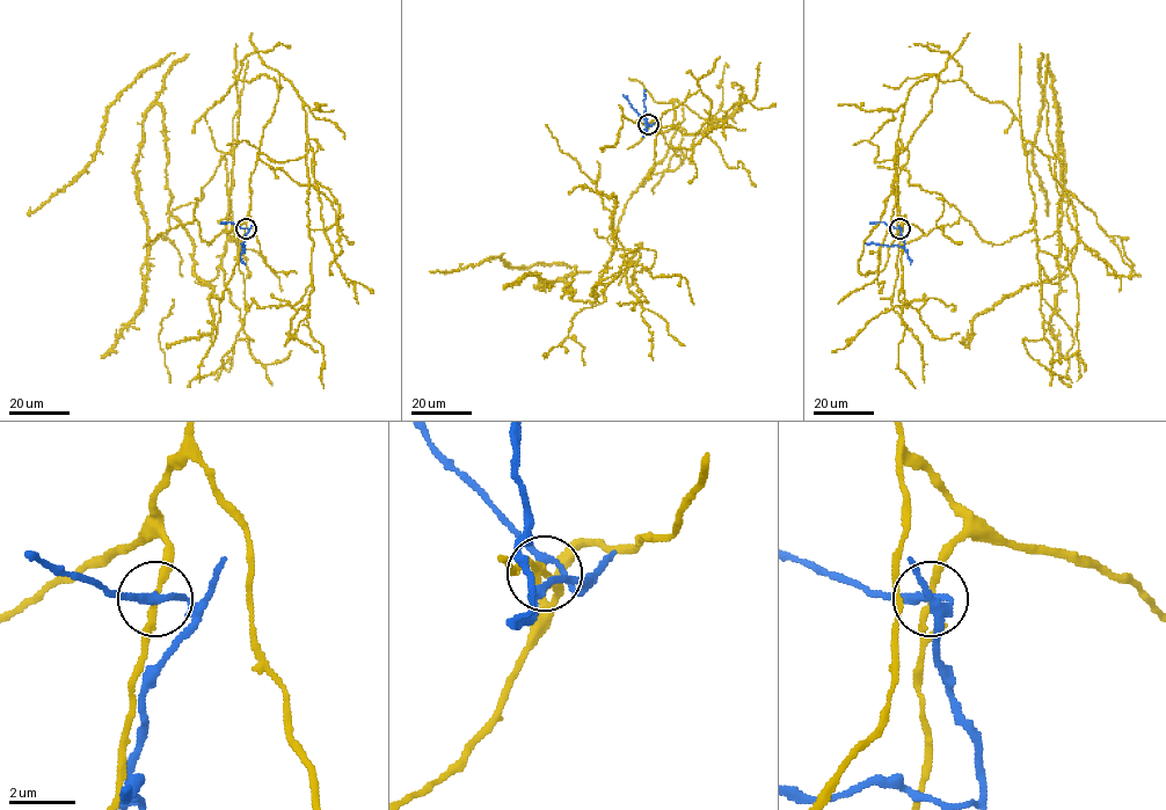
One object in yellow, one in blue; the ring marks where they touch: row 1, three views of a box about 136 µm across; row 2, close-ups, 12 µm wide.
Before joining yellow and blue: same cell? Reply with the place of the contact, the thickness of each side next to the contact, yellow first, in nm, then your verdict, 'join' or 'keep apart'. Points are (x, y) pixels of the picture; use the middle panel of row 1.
place (648, 124); calibres 170 and 200 nm; keep apart

